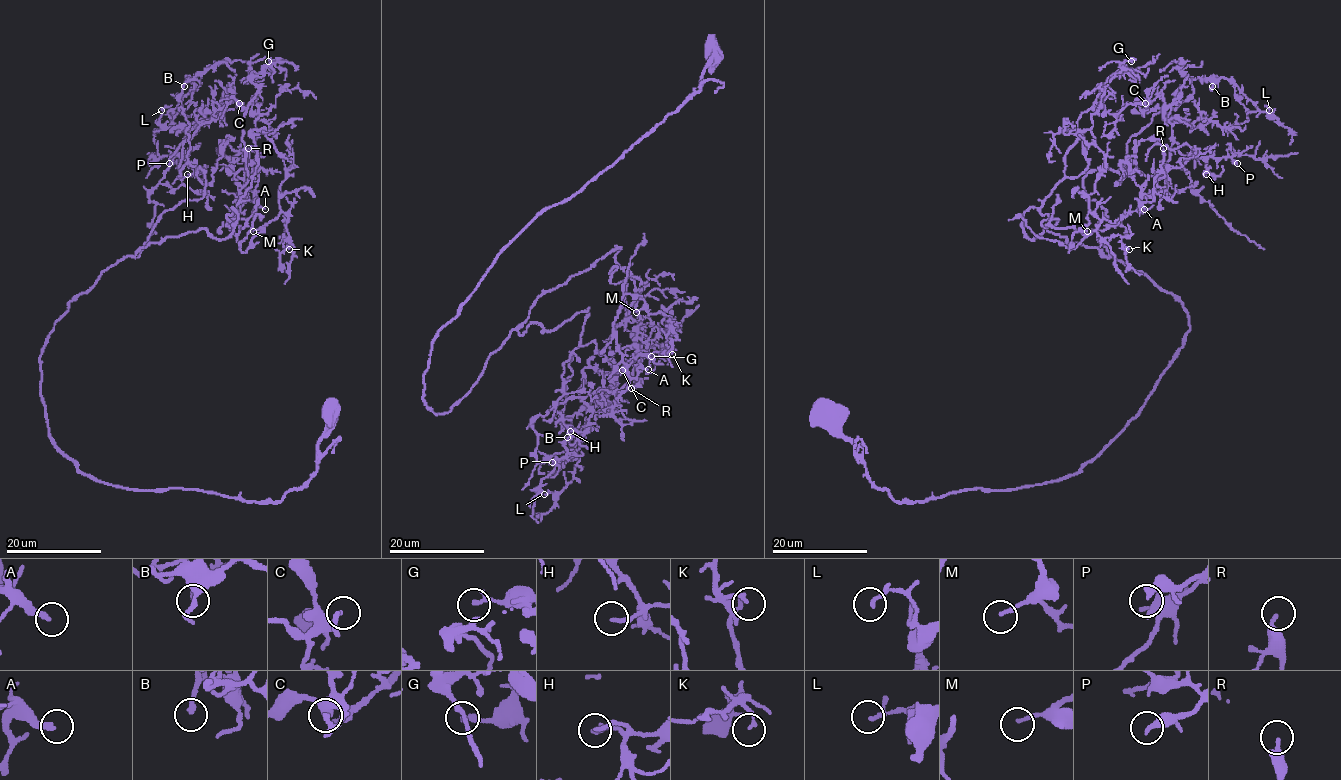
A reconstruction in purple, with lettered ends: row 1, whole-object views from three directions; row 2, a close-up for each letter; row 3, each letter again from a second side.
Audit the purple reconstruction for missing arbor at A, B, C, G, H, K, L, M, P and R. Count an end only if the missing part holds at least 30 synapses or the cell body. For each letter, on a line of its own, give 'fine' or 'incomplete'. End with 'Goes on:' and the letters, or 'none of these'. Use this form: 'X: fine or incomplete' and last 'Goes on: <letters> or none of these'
A: incomplete
B: fine
C: fine
G: fine
H: fine
K: fine
L: fine
M: fine
P: incomplete
R: fine
Goes on: A, P

